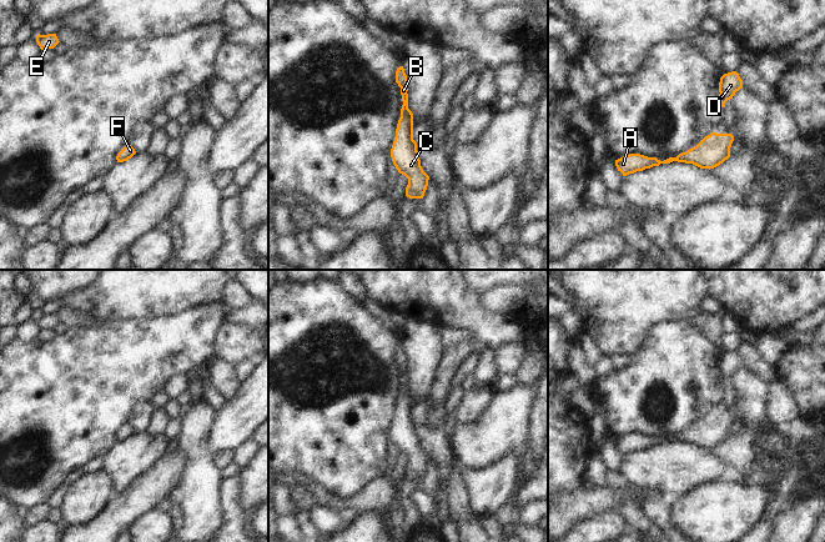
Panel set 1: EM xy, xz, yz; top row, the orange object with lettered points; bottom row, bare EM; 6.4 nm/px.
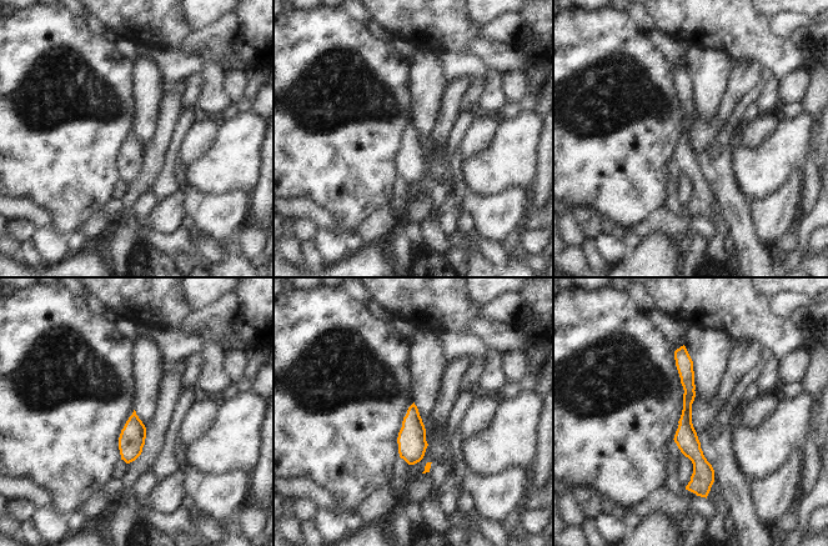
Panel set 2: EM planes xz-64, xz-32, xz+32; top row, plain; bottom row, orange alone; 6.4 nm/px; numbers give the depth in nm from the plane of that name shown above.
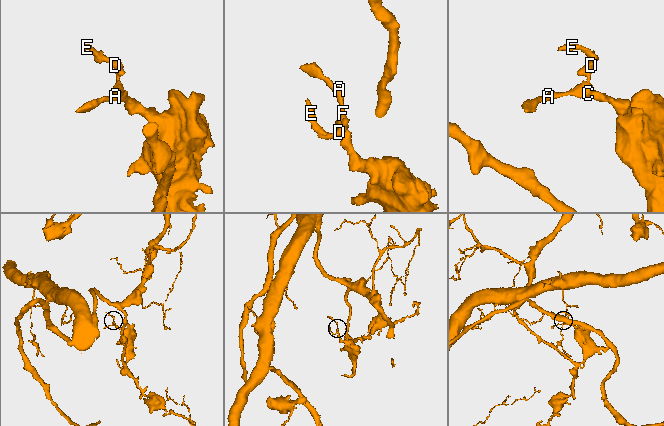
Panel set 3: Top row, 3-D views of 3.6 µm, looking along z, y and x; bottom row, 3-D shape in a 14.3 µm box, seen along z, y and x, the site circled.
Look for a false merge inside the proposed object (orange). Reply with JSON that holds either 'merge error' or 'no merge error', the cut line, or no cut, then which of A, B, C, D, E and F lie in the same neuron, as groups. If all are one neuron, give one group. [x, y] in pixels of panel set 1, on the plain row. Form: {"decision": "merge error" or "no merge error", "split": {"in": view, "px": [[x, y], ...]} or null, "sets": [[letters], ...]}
{"decision": "no merge error", "split": null, "sets": [["A", "B", "C", "D", "E", "F"]]}

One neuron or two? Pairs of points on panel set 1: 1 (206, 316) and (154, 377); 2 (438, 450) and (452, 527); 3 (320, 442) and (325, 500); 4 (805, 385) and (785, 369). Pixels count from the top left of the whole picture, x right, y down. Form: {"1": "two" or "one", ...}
{"1": "one", "2": "two", "3": "two", "4": "one"}

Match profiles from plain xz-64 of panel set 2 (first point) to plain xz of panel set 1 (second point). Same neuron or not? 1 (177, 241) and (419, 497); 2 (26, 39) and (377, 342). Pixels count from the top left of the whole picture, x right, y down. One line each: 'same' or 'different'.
1: same
2: same

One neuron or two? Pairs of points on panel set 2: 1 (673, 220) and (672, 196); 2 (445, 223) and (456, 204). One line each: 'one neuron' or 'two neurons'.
1: two neurons
2: one neuron

